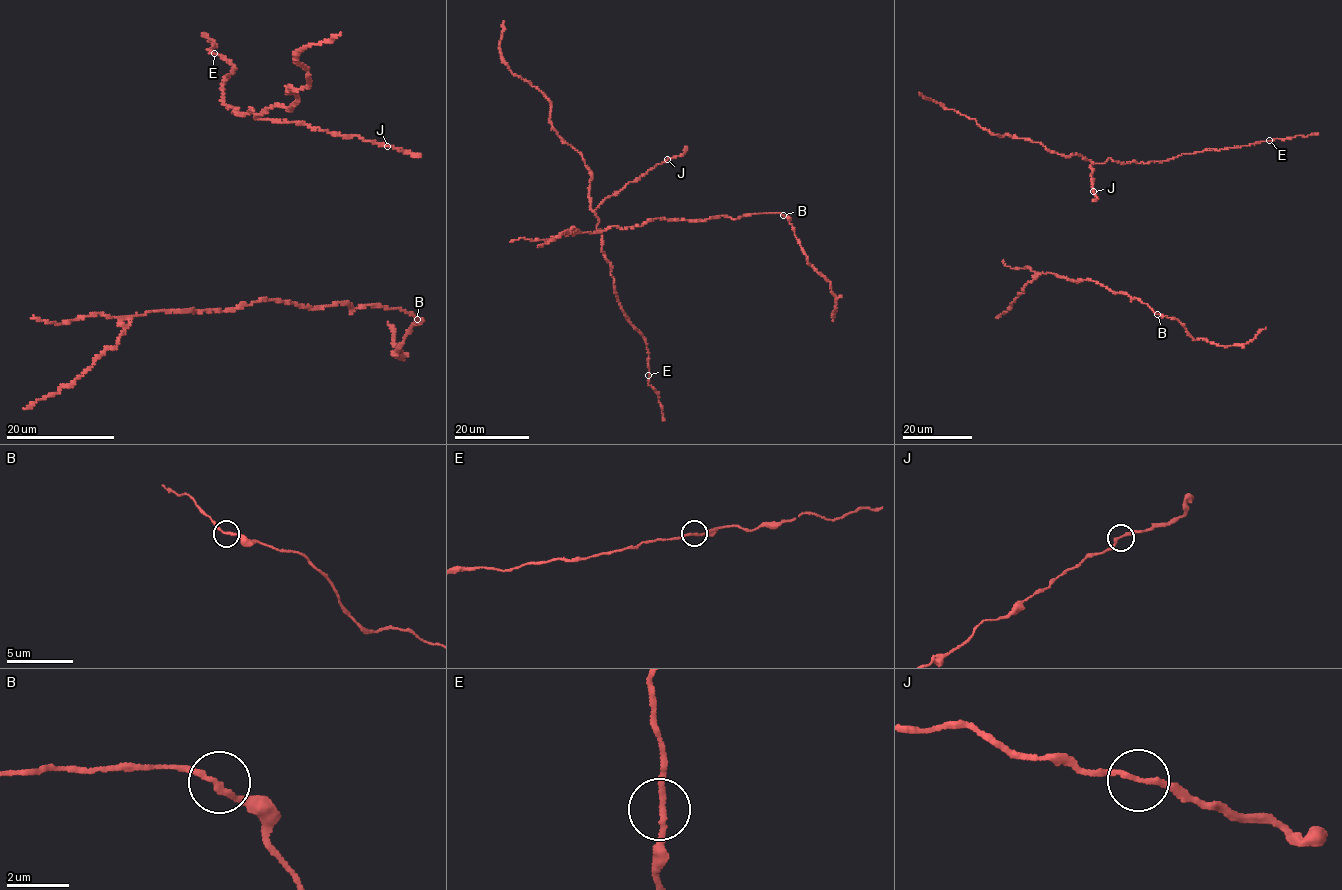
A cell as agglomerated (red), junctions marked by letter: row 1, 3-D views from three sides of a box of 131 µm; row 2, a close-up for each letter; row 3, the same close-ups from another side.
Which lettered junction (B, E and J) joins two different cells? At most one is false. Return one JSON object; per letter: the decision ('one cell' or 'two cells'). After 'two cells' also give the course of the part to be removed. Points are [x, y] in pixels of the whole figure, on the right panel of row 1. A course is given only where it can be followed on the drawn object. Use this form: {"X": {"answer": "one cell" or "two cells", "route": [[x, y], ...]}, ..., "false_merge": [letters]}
{"B": {"answer": "one cell"}, "E": {"answer": "one cell"}, "J": {"answer": "one cell"}, "false_merge": []}

